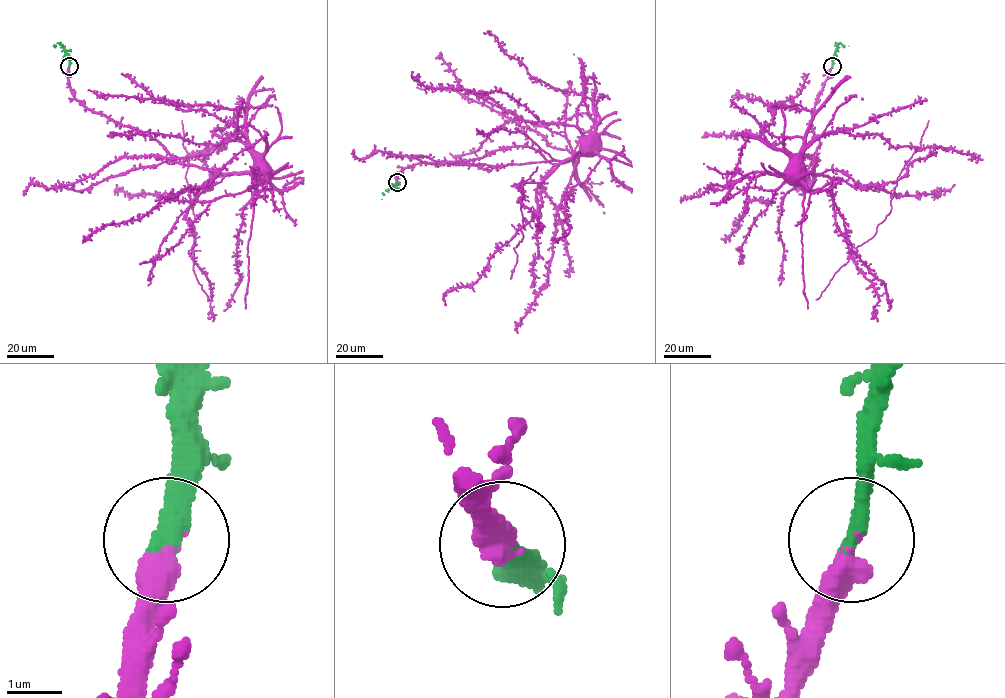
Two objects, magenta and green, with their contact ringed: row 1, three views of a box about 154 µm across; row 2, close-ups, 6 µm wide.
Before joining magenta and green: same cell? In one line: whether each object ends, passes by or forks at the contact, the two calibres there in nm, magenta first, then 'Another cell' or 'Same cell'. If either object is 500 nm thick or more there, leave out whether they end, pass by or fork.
At the ring magenta ends. At the ring green ends. Thickness 440 nm (magenta) against 380 nm. Same cell

